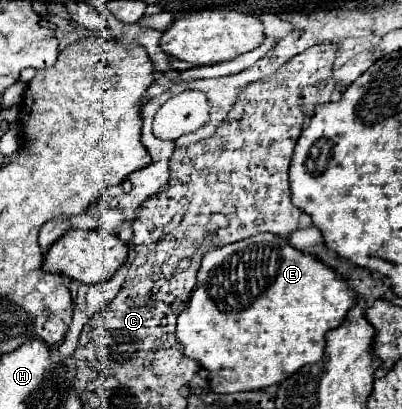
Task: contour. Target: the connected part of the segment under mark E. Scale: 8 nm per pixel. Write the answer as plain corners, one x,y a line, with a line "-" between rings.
260,233
206,253
198,271
196,289
178,317
176,339
184,345
184,353
208,371
214,393
258,391
282,383
304,365
320,361
326,333
342,325
354,303
352,291
334,269
294,249
284,237

